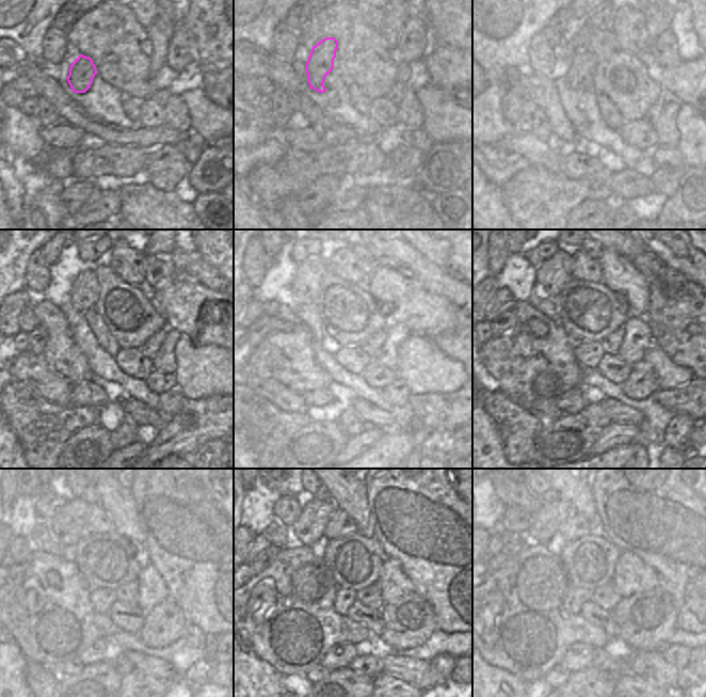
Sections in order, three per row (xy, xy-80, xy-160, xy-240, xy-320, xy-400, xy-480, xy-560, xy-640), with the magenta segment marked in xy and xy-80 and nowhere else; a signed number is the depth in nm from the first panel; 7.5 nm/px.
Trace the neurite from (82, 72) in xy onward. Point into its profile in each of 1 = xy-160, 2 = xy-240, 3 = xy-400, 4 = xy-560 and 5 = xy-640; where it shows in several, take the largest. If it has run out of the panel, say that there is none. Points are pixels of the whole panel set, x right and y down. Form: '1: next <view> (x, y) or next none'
1: next xy-160 (562, 54)
2: next xy-240 (87, 275)
3: next xy-400 (551, 275)
4: next xy-560 (309, 526)
5: next xy-640 (545, 523)

